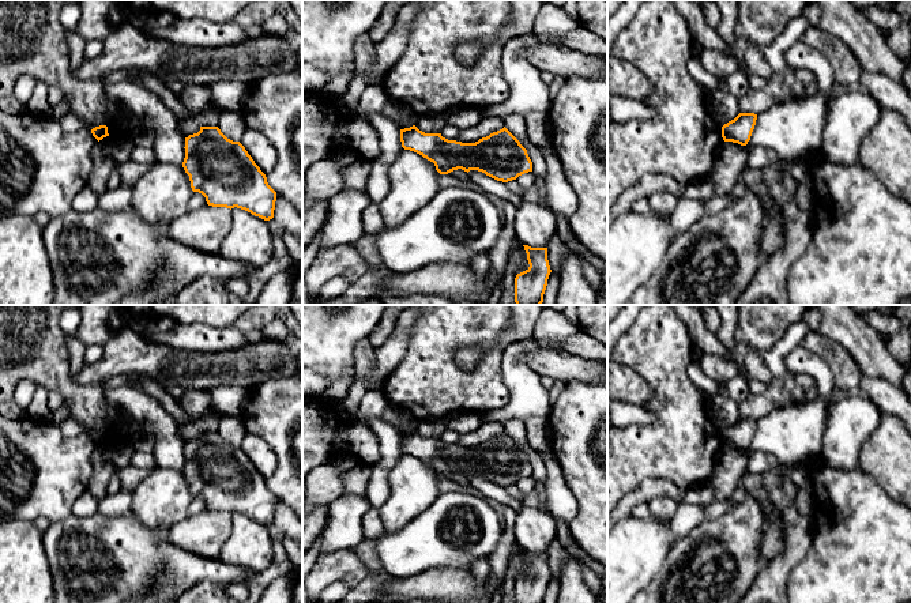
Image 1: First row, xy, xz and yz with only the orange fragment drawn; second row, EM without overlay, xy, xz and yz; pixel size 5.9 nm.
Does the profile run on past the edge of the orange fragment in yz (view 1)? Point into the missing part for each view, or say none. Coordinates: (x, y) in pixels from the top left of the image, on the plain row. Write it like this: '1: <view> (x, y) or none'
1: none

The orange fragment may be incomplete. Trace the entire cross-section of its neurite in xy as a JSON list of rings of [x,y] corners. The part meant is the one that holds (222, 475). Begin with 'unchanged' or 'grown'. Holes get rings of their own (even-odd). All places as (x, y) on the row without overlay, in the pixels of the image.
unchanged; [[[200,431],[197,438],[185,442],[184,453],[182,472],[189,480],[191,493],[202,498],[208,510],[237,512],[264,525],[274,523],[276,497],[240,446],[227,444],[218,431]]]

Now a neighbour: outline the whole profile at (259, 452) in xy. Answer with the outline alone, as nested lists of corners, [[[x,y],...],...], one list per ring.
[[[246,433],[240,448],[264,479],[271,476],[278,464],[278,457],[266,441],[255,434]]]

